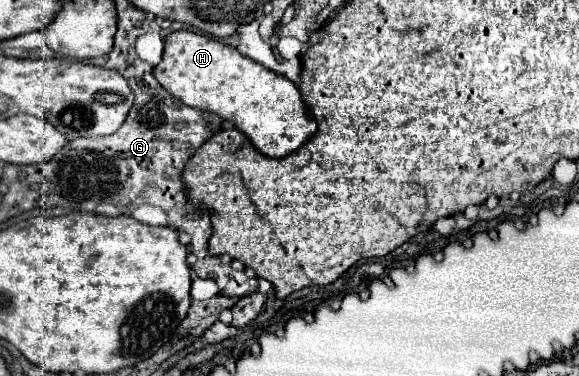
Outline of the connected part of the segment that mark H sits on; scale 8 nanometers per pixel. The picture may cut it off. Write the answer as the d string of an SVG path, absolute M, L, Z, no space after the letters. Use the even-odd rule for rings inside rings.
M178 30L166 36L162 60L152 74L164 90L186 106L212 110L222 120L232 122L264 156L284 158L316 132L316 122L304 108L304 100L294 82L204 34Z

